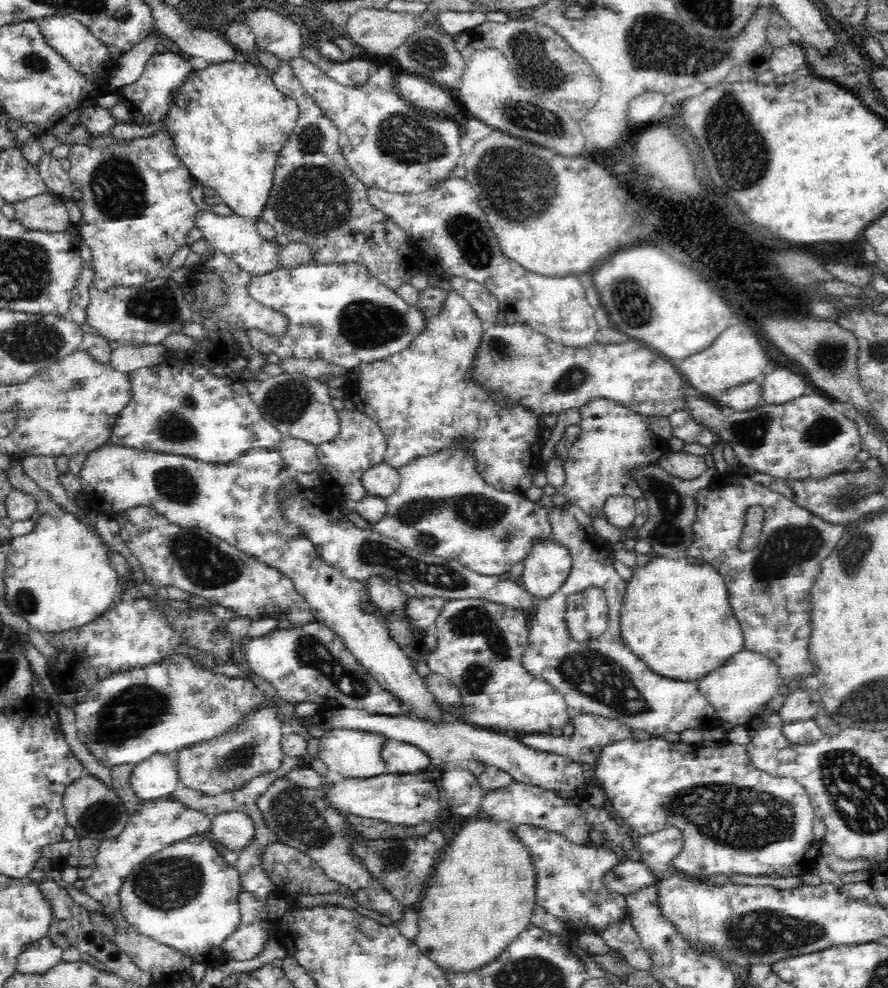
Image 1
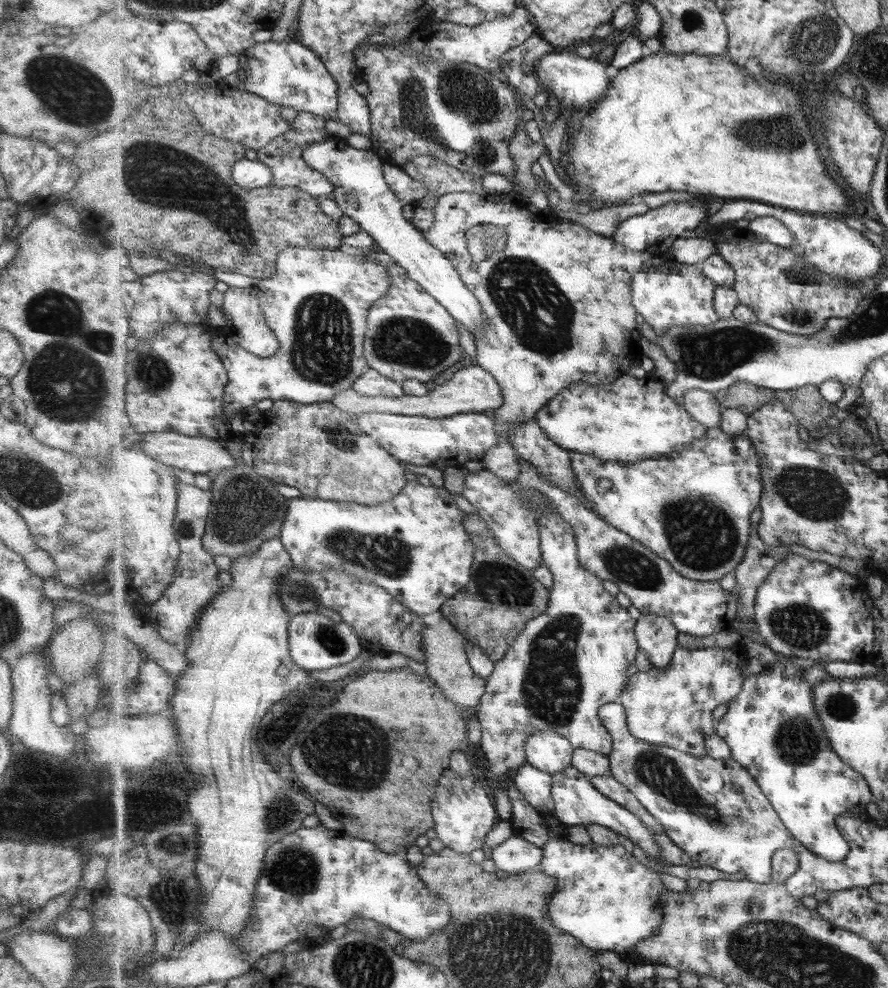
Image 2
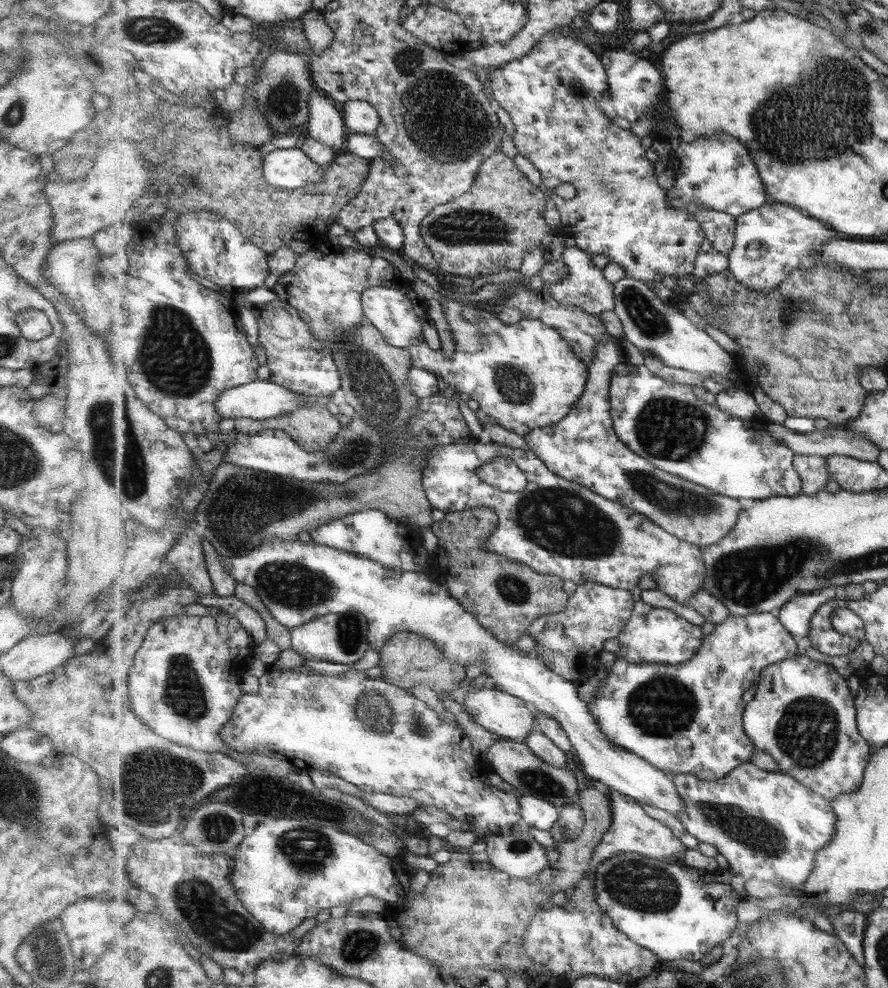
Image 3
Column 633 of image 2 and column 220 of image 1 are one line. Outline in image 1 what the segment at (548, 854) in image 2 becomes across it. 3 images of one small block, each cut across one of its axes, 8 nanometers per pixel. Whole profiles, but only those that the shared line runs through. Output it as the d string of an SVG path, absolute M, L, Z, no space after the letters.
M200 834L175 842L138 863L132 869L128 880L124 882L119 895L124 916L139 932L181 950L194 963L213 967L214 964L218 964L216 954L220 954L223 942L236 932L240 924L239 894L242 892L244 889L238 869L224 862L224 858L214 849L206 834Z

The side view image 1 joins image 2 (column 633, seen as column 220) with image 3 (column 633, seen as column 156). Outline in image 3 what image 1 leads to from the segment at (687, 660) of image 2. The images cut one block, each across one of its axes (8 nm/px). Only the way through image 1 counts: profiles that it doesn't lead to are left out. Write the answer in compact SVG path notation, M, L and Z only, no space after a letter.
M763 612L757 614L750 614L747 616L735 616L731 615L725 622L715 626L714 631L705 636L703 644L699 647L697 654L691 660L688 660L683 664L651 664L651 663L639 663L635 664L633 661L627 659L617 658L614 663L607 668L610 672L608 676L608 682L606 686L600 688L600 694L598 699L594 702L589 702L591 712L594 714L595 720L599 723L602 731L609 737L611 742L615 742L617 745L621 745L621 748L631 752L647 760L647 762L654 764L655 767L663 770L671 777L677 774L694 775L699 779L707 782L717 781L725 779L731 772L735 771L743 763L751 762L751 756L757 752L757 746L751 740L751 737L746 733L744 728L744 712L746 711L745 700L743 700L743 694L756 686L757 680L762 674L764 668L770 667L773 664L777 664L782 660L793 658L798 654L798 641L794 639L794 636L785 628L778 616L775 616L772 612Z

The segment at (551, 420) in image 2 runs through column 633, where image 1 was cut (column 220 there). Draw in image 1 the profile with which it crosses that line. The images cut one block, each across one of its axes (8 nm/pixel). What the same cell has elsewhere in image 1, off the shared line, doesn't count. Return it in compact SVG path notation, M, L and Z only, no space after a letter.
M154 364L137 368L131 375L132 402L120 412L111 438L112 444L131 445L132 448L159 449L184 456L196 456L196 460L213 463L241 462L252 458L257 449L276 450L284 434L264 418L246 385L233 376L218 376L199 364Z

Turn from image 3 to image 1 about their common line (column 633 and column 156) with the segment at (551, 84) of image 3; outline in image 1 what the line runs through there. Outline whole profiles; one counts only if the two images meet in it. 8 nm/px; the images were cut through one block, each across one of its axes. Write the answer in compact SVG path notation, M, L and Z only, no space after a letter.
M165 131L156 132L152 136L146 136L146 138L132 138L132 140L120 139L117 144L110 144L110 146L84 146L82 144L74 143L68 145L69 154L67 158L70 160L71 168L68 170L70 180L73 186L73 195L71 200L75 202L81 211L81 219L75 225L75 230L79 231L79 234L84 239L84 242L88 244L91 250L92 262L94 263L94 270L96 271L96 280L94 287L96 289L112 289L120 286L124 287L136 287L137 285L144 284L150 280L155 280L161 271L165 268L170 256L176 252L179 248L184 246L184 240L188 236L188 232L195 227L195 220L197 212L199 211L190 195L190 186L194 182L193 174L188 170L188 167L182 162L182 159L178 156L176 145L171 136Z

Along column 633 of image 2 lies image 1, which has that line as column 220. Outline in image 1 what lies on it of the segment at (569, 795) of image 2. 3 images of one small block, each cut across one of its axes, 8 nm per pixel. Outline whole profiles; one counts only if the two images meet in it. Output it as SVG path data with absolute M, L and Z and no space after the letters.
M229 810L229 812L217 813L210 818L209 831L214 839L227 850L234 851L240 848L246 851L255 830L248 814L240 810Z

